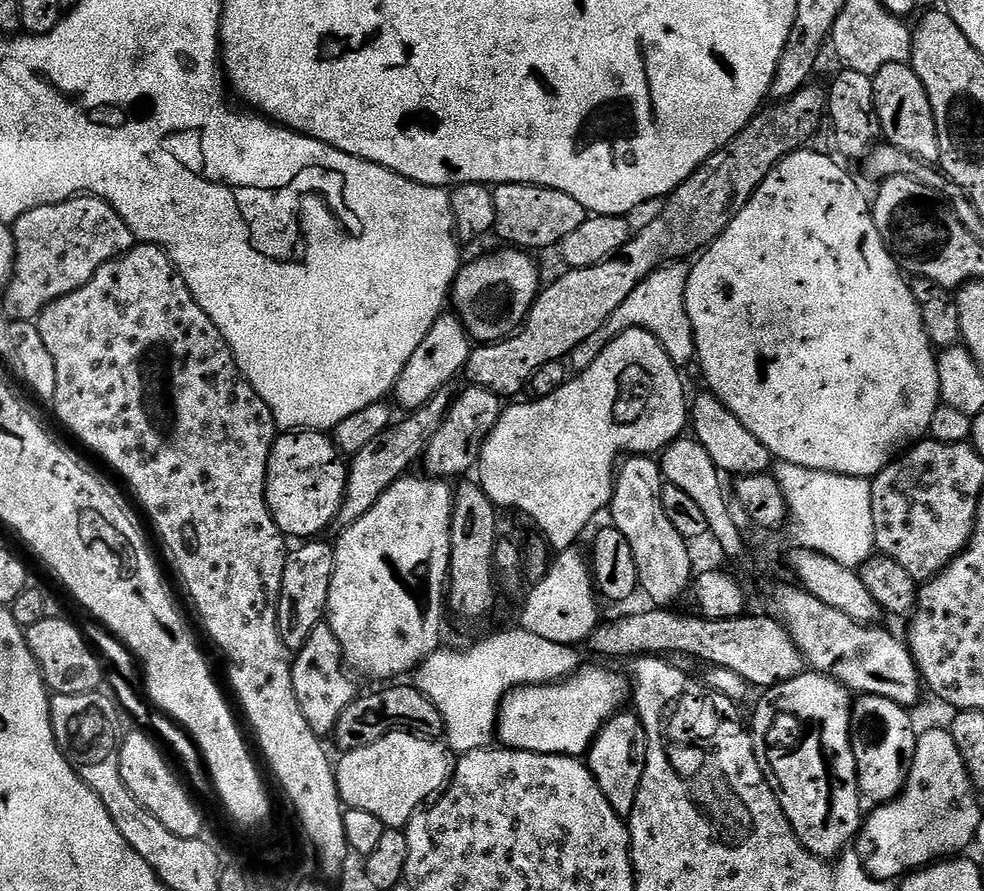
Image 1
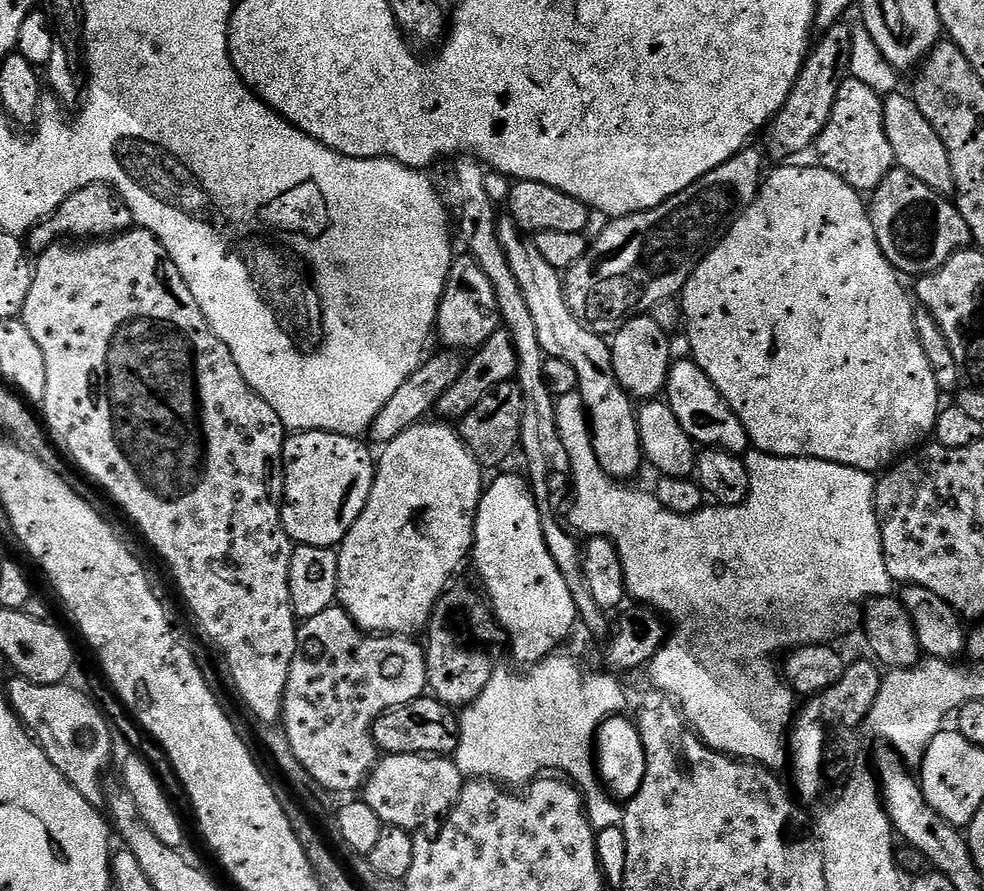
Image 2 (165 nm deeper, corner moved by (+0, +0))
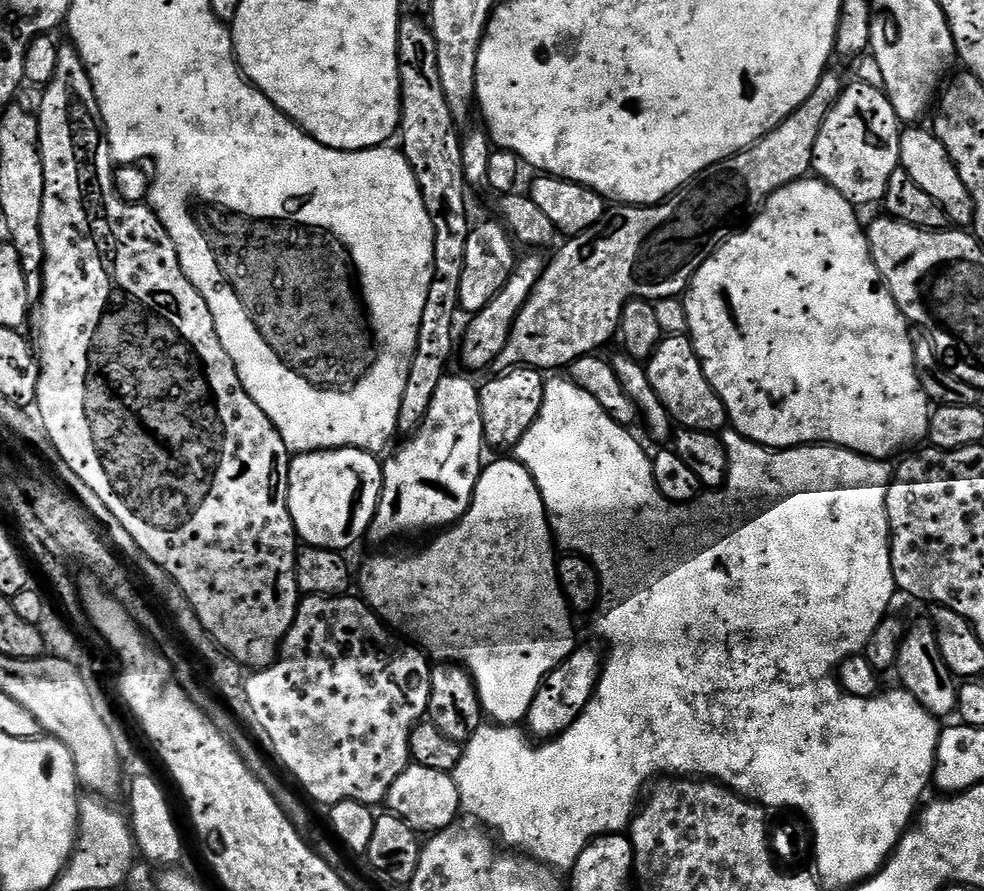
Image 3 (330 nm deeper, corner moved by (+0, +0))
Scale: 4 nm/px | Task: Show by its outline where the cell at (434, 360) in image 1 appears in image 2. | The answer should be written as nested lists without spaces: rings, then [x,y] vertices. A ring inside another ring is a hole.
[[[471,254],[457,255],[452,262],[452,269],[444,287],[444,293],[436,315],[435,335],[448,350],[475,350],[481,348],[496,332],[501,331],[502,321],[498,298],[486,270],[478,264]]]

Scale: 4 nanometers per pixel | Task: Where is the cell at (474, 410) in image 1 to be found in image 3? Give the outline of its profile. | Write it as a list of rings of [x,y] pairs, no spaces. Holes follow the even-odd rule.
[[[510,368],[496,375],[500,376],[479,385],[484,443],[489,449],[512,450],[522,438],[522,434],[530,430],[534,418],[538,418],[542,410],[546,376],[538,368]]]

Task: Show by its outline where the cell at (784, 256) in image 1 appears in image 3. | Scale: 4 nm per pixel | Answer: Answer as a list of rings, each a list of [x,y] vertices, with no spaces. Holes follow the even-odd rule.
[[[805,178],[790,182],[774,193],[764,207],[747,221],[746,226],[731,233],[716,253],[702,262],[683,297],[688,319],[687,335],[692,341],[696,356],[702,362],[702,370],[710,386],[718,394],[718,398],[722,398],[722,406],[726,406],[729,425],[747,440],[764,448],[779,450],[804,448],[808,444],[832,444],[835,448],[845,448],[854,454],[868,456],[871,460],[888,462],[891,461],[891,456],[899,457],[916,446],[911,444],[928,440],[928,423],[933,409],[916,367],[914,336],[913,333],[908,333],[910,325],[907,318],[880,278],[878,266],[870,254],[868,233],[865,225],[860,225],[856,212],[857,209],[851,202],[842,198],[842,194],[834,190],[834,186],[822,179]]]

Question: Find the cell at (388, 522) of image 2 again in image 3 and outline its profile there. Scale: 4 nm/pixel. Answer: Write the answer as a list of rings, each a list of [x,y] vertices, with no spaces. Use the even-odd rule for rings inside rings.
[[[446,374],[442,382],[438,382],[438,390],[434,390],[434,398],[430,402],[430,410],[426,410],[426,418],[405,439],[408,441],[388,461],[383,461],[384,481],[376,513],[368,528],[369,541],[380,544],[383,540],[394,539],[395,536],[412,536],[415,532],[428,532],[431,528],[443,530],[462,519],[472,505],[480,469],[486,463],[480,389],[477,381],[472,381],[475,379],[471,375],[452,375]]]

